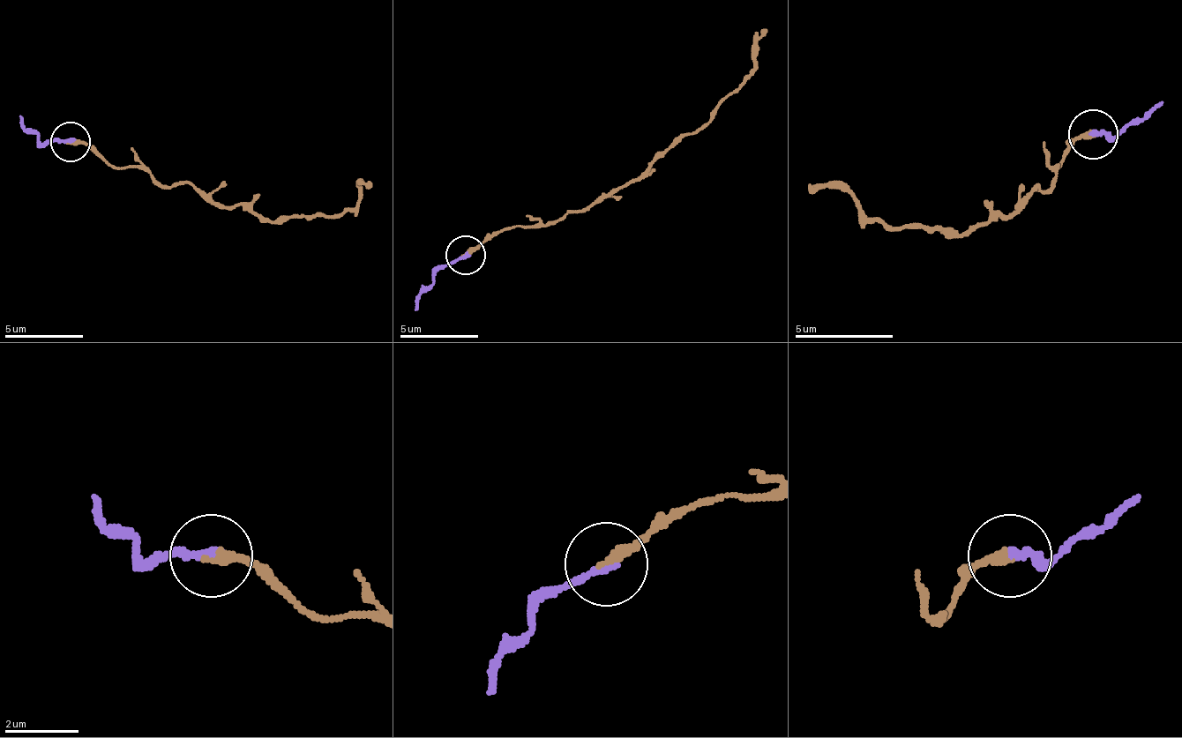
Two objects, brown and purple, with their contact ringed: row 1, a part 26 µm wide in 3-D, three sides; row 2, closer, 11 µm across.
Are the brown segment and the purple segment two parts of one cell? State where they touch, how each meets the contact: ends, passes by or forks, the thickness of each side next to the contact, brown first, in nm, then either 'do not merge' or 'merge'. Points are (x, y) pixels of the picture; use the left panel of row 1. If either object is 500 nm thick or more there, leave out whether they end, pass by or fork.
at (70, 141); brown ends there; purple ends there; 280 nm thick on the brown side, 240 nm on the other; do not merge

